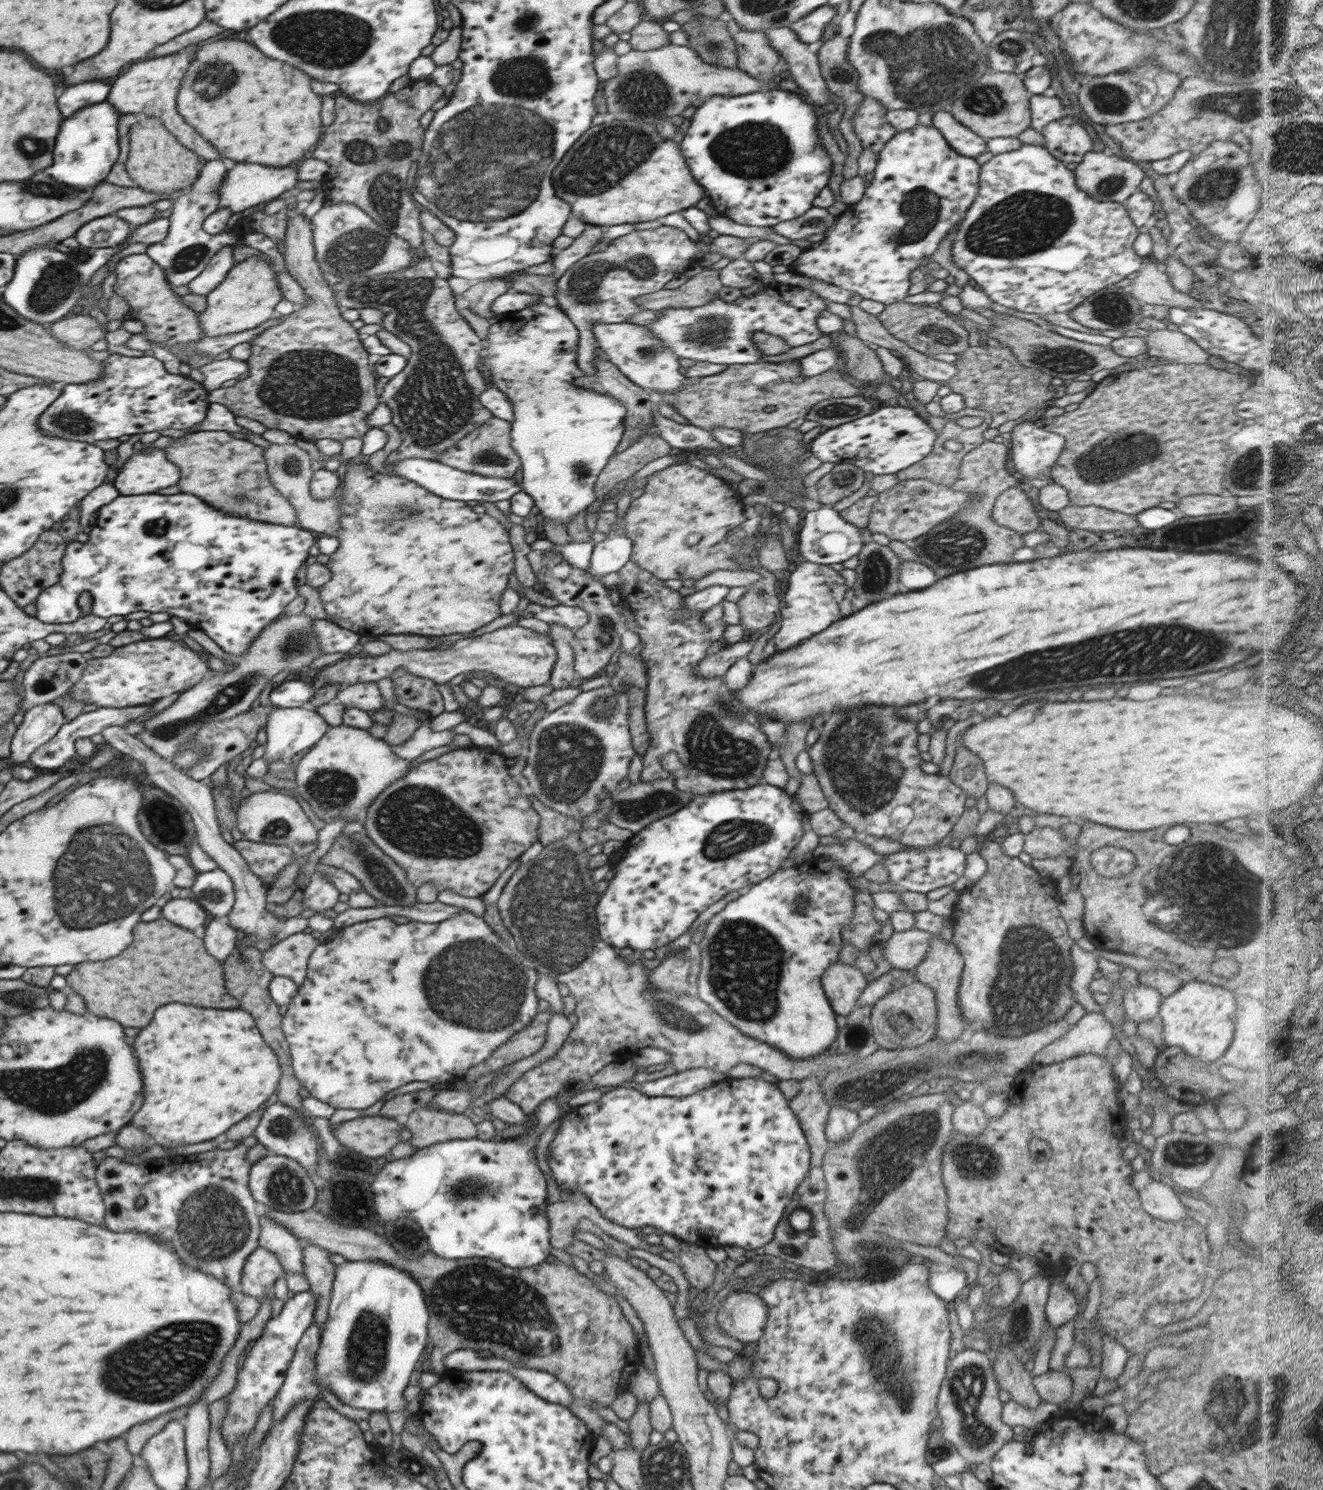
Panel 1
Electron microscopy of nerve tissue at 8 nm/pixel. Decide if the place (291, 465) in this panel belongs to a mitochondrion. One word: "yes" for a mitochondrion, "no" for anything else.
yes

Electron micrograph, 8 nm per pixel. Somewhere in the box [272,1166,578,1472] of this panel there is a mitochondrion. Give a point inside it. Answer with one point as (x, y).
(462, 1298)

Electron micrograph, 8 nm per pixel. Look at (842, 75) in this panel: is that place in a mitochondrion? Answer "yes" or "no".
yes

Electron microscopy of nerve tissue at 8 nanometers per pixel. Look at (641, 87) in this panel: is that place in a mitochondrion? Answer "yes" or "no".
yes

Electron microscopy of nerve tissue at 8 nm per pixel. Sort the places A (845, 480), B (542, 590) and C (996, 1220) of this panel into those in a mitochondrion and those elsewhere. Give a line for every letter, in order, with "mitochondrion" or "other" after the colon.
A: mitochondrion
B: other
C: other

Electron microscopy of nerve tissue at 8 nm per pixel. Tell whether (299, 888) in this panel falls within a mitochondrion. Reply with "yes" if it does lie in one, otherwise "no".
no

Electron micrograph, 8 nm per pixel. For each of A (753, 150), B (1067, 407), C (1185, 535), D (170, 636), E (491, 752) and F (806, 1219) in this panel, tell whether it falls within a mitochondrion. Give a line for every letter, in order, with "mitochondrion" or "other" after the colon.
A: mitochondrion
B: other
C: other
D: other
E: other
F: mitochondrion

